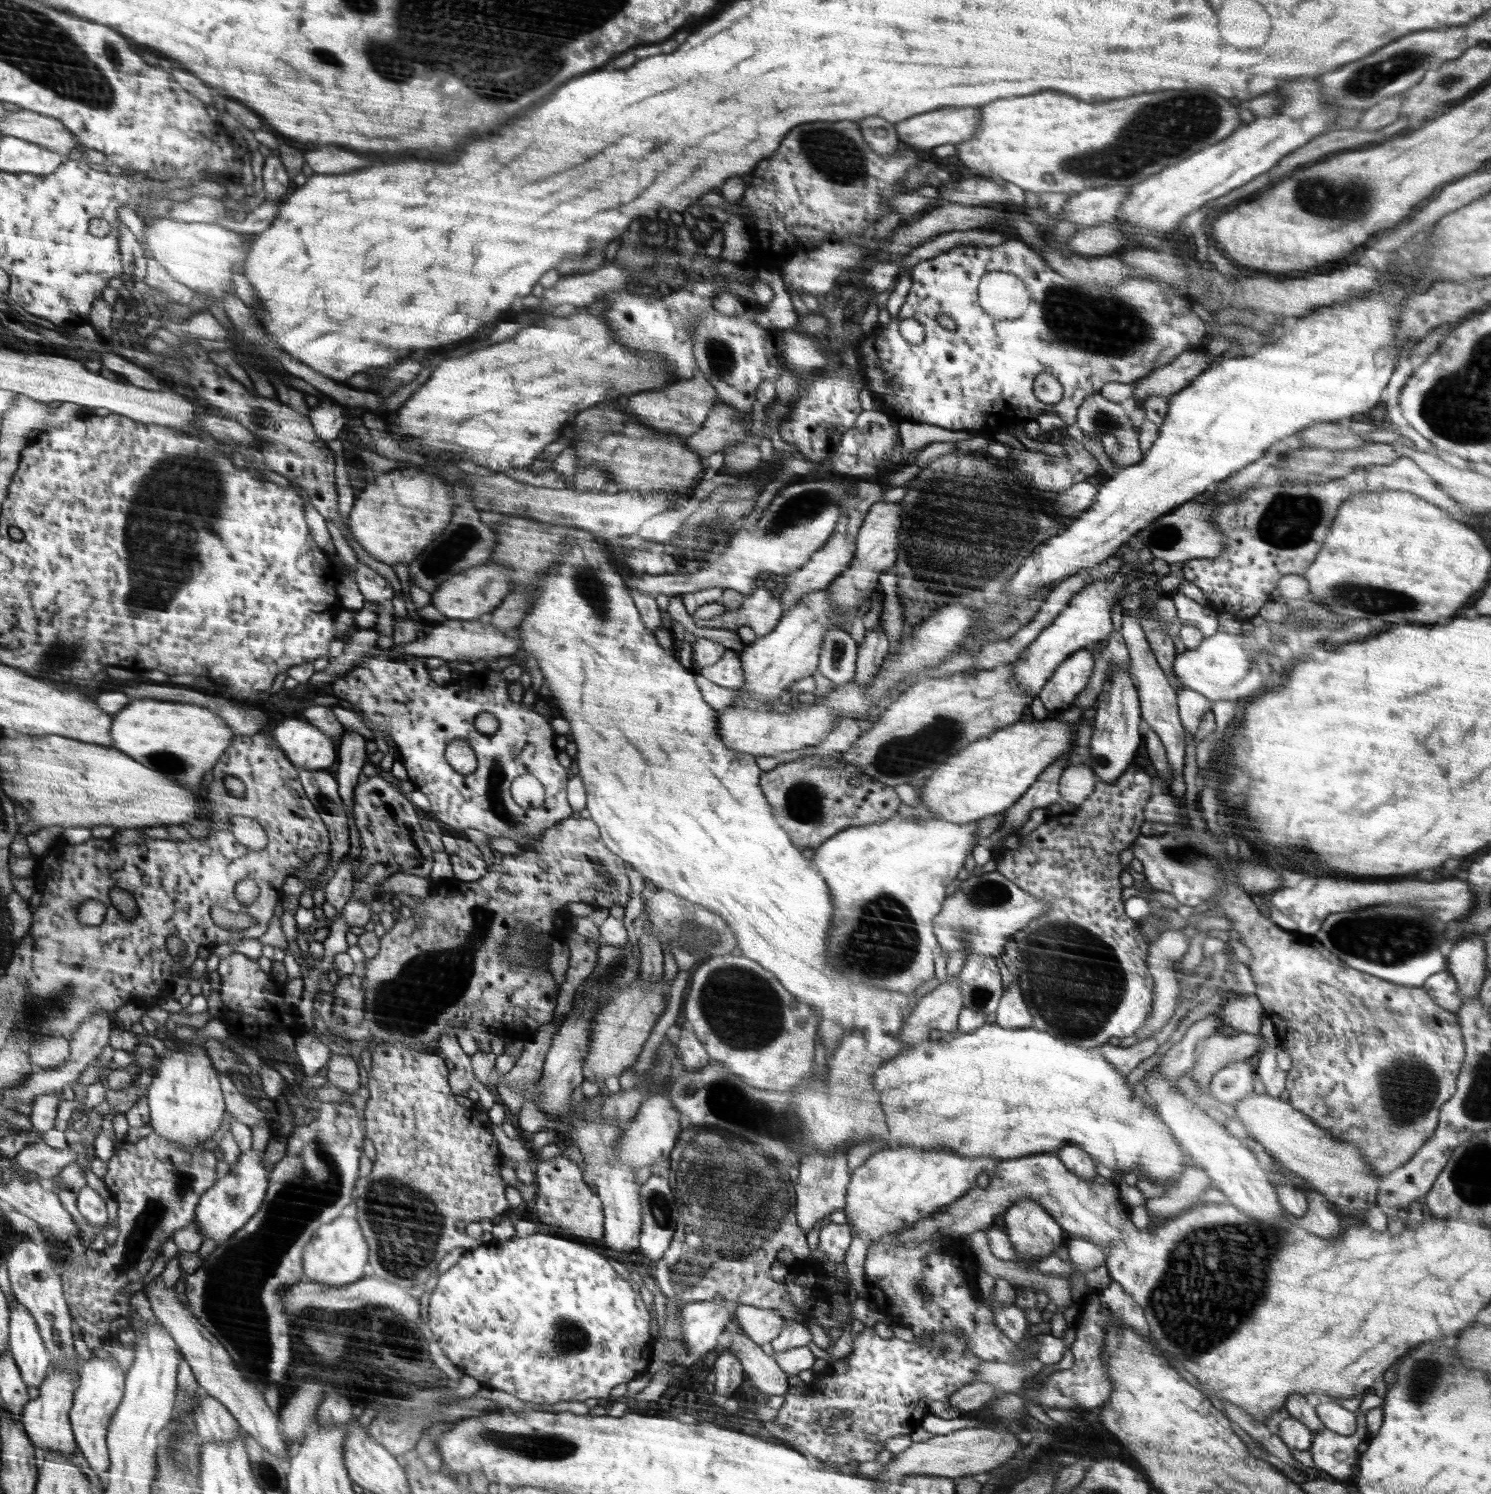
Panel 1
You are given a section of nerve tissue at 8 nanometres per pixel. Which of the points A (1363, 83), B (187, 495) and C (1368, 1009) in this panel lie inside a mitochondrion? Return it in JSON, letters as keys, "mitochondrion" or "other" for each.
{"A":"mitochondrion","B":"mitochondrion","C":"other"}

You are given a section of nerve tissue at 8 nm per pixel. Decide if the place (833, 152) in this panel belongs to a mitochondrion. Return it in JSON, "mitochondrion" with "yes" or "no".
{"mitochondrion":"yes"}

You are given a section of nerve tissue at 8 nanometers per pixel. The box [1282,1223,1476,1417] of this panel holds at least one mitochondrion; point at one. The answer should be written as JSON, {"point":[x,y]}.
{"point":[1424,1376]}

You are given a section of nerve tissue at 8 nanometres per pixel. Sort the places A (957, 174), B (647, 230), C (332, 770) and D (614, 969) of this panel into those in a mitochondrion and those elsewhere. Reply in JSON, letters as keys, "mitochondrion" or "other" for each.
{"A":"other","B":"mitochondrion","C":"other","D":"mitochondrion"}

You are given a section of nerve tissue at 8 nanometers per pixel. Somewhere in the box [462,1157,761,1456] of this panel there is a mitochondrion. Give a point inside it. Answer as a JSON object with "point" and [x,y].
{"point":[564,1337]}

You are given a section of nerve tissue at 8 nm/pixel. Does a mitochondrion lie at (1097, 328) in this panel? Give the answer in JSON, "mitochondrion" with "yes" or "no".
{"mitochondrion":"yes"}

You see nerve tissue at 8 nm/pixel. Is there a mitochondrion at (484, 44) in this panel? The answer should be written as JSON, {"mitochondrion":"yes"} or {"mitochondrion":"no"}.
{"mitochondrion":"yes"}

